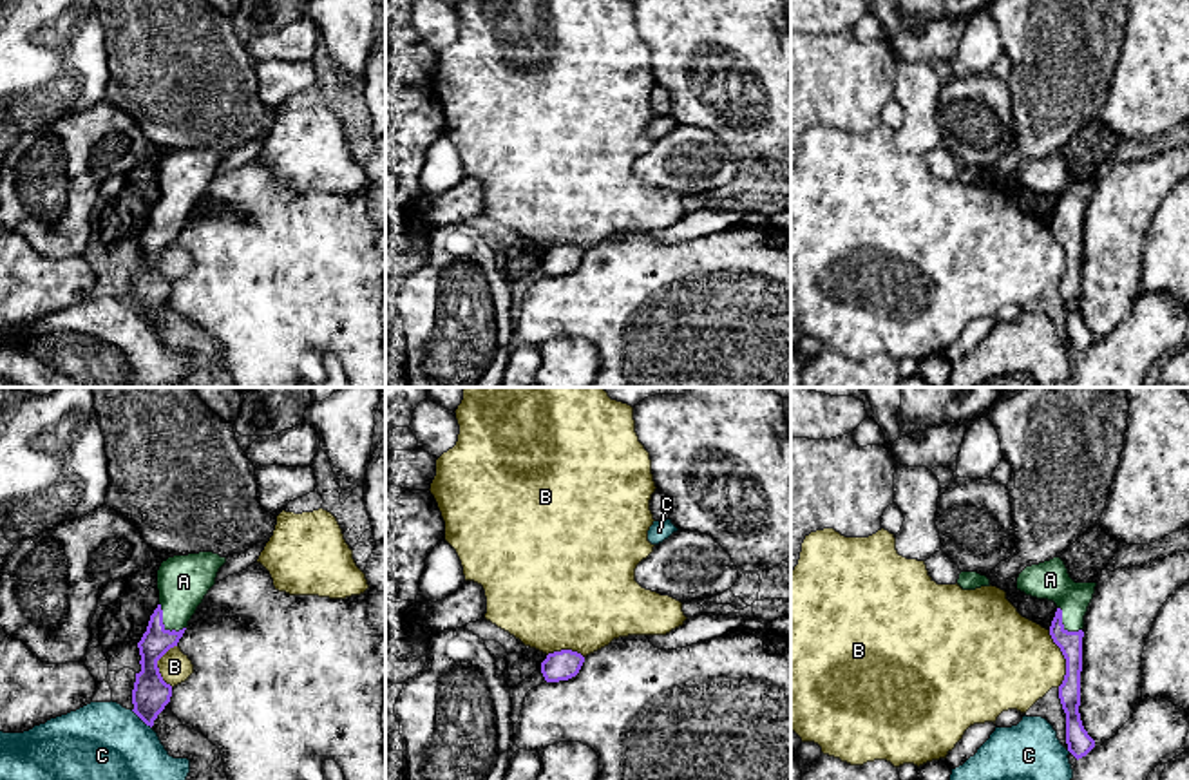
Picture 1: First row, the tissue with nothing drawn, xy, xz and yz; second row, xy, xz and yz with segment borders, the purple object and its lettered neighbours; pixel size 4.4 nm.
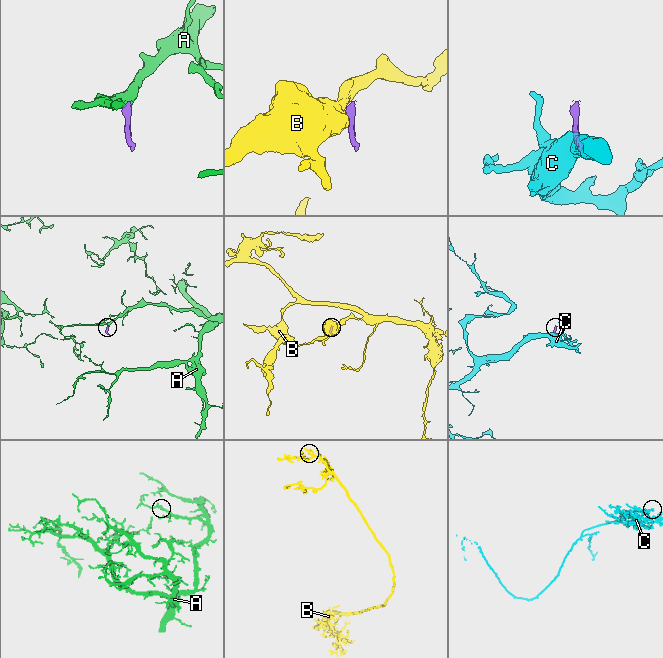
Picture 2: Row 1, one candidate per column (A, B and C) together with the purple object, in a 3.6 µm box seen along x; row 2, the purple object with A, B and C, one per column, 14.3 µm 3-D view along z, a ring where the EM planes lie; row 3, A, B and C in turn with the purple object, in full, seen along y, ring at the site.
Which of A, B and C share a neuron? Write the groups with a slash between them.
A / B / C

